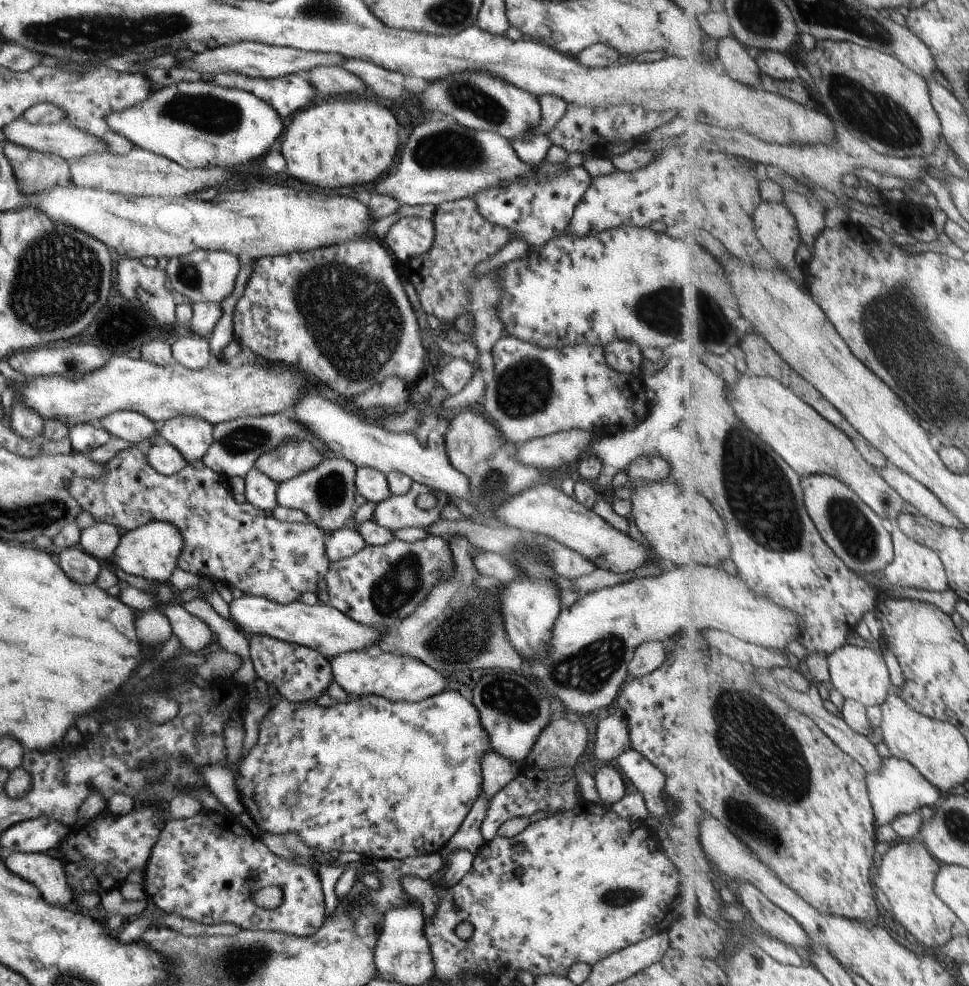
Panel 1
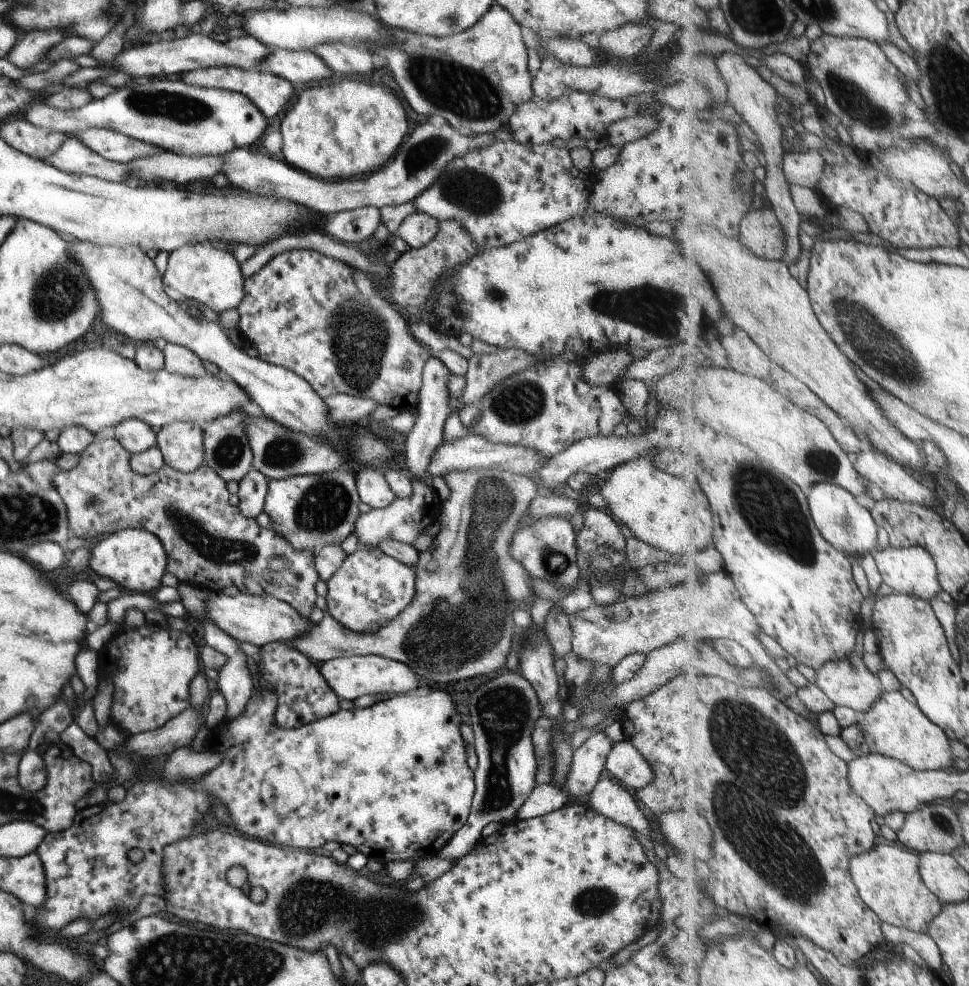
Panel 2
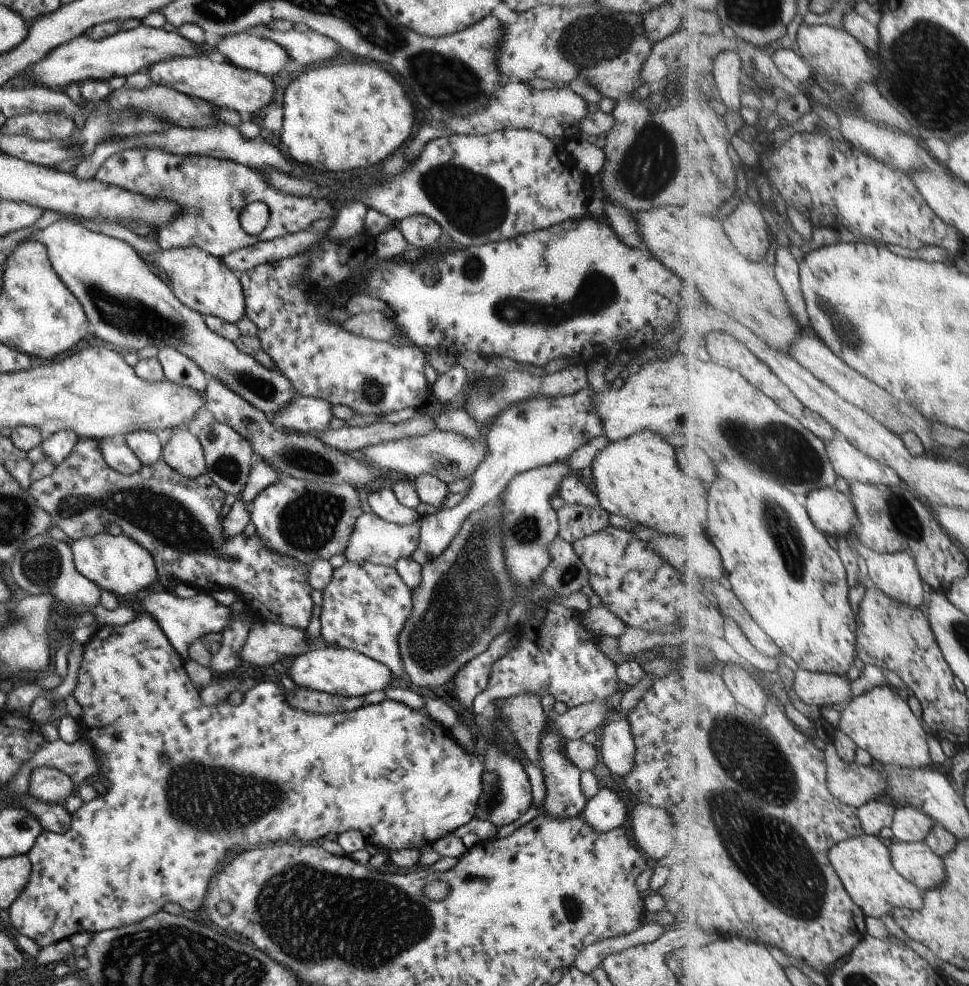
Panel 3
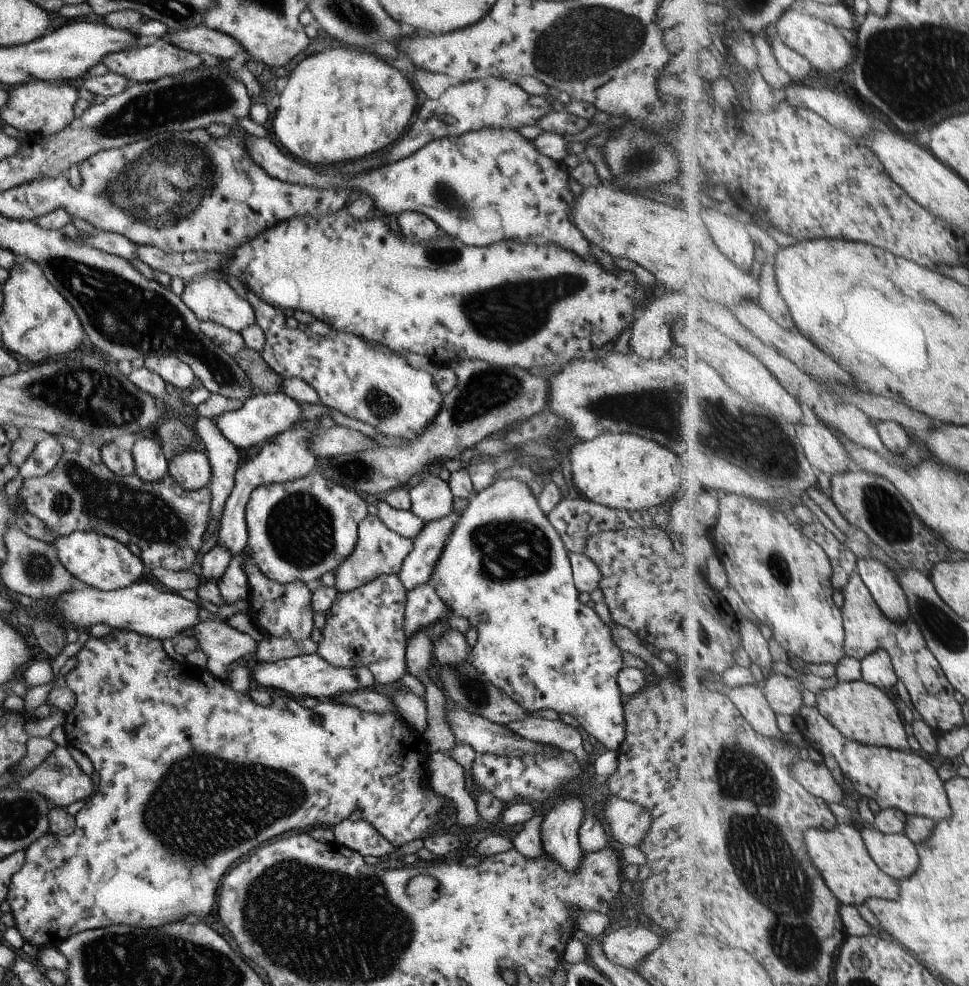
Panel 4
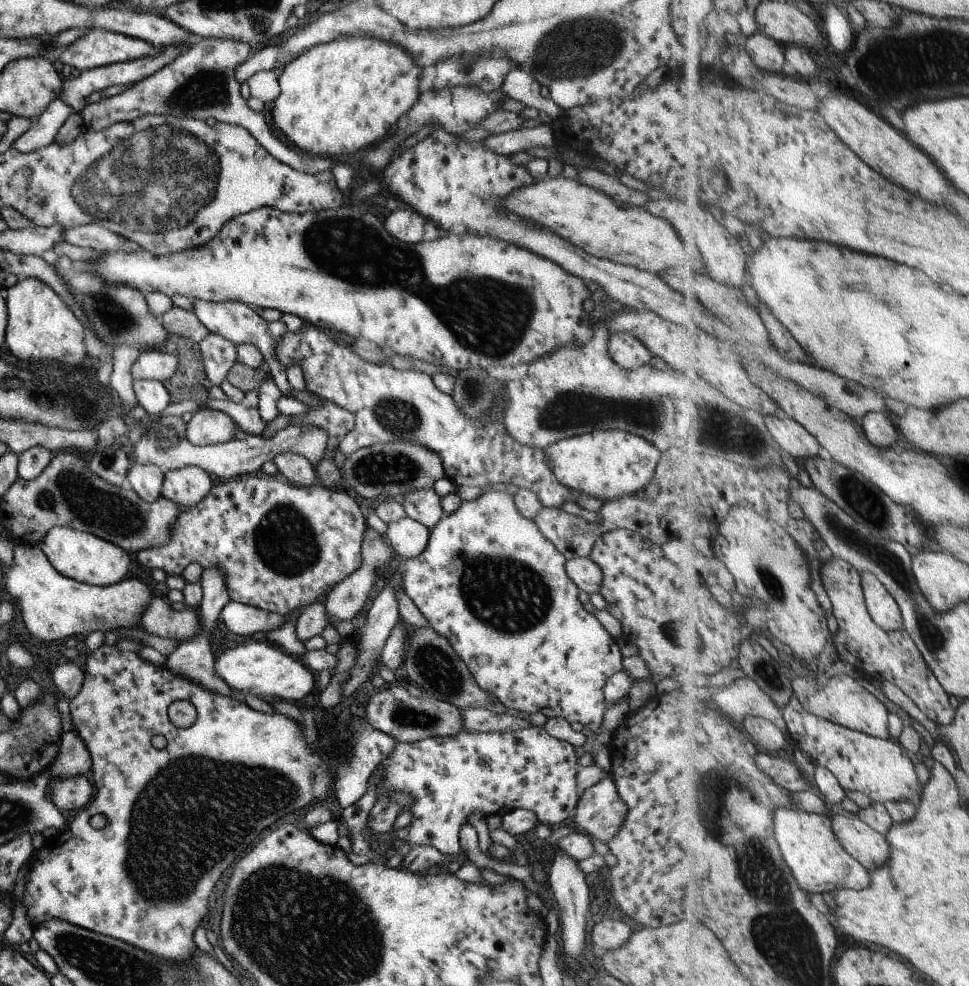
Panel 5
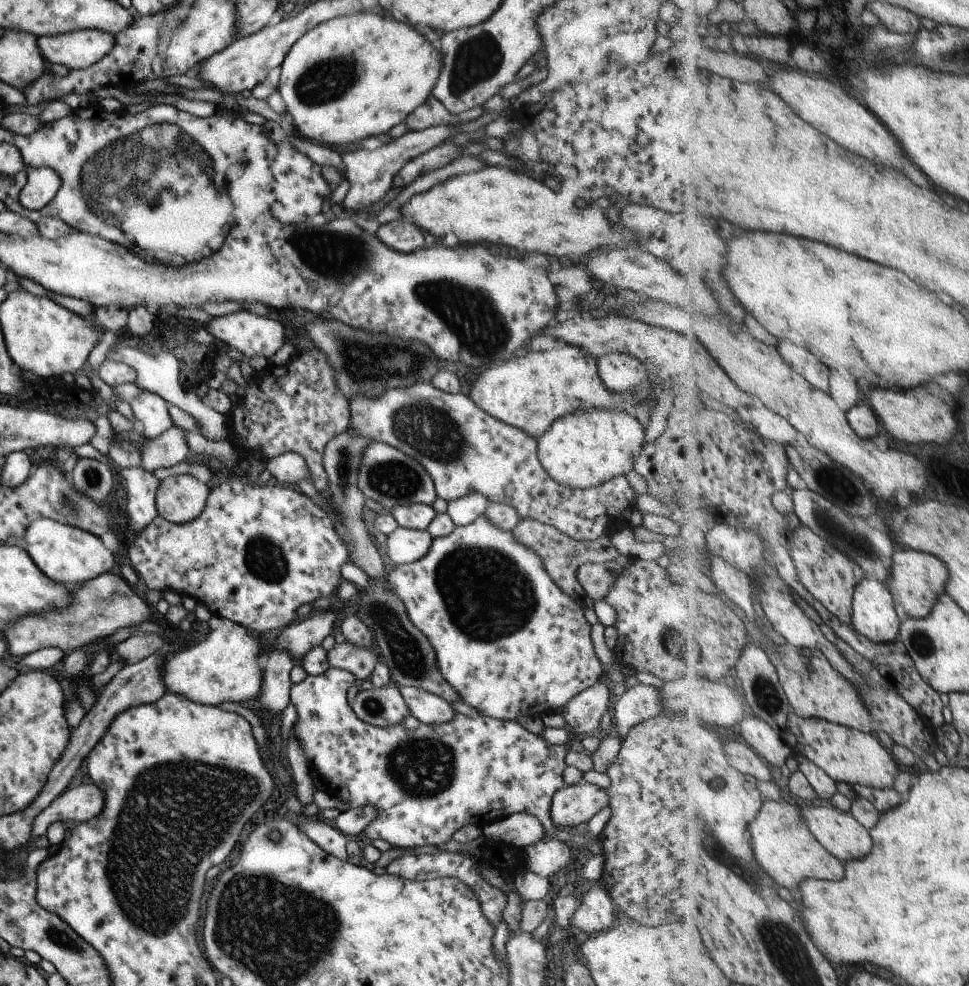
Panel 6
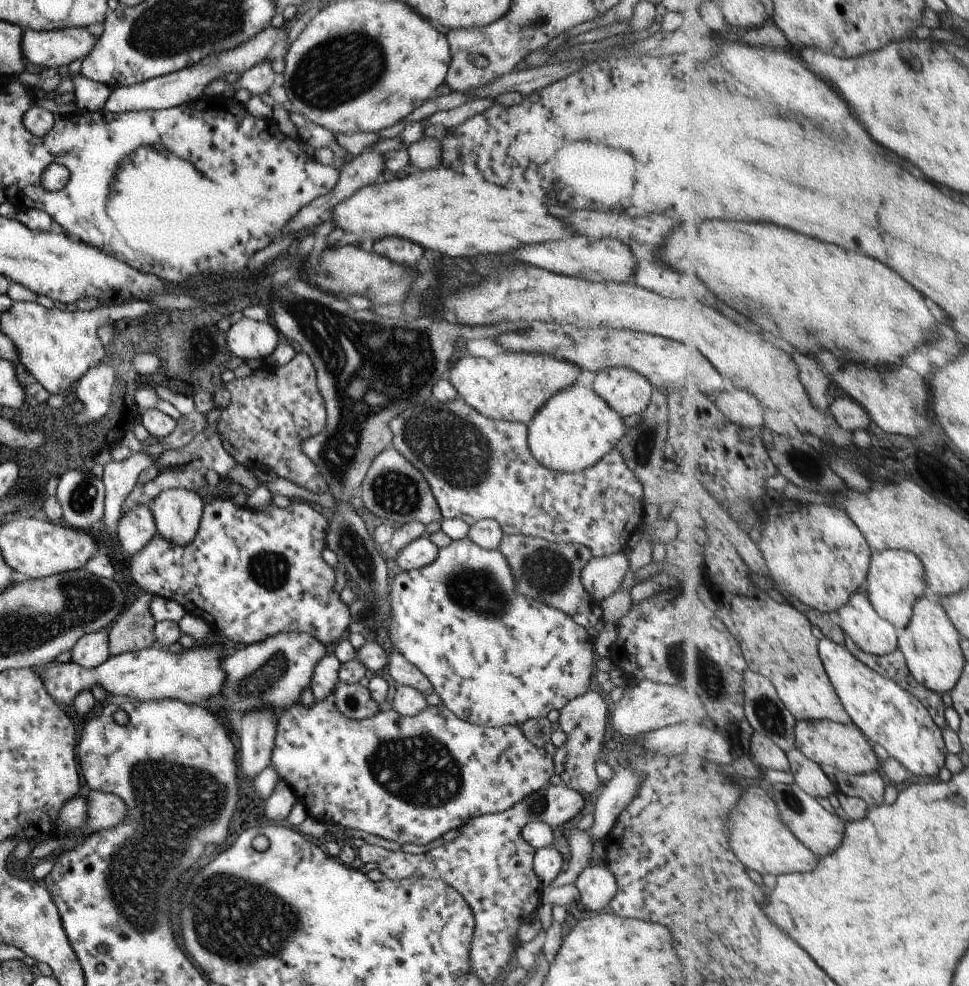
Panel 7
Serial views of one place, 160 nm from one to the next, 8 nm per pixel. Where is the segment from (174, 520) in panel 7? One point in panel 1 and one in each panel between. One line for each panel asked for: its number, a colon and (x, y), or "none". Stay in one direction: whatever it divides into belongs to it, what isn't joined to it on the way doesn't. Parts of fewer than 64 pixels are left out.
1: (191, 436)
2: (181, 442)
3: (182, 452)
4: (190, 469)
5: (186, 486)
6: (179, 499)

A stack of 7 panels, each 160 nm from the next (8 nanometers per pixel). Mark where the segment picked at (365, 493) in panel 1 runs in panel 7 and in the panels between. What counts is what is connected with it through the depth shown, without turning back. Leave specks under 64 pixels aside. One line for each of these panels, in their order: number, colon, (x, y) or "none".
2: (372, 489)
3: (383, 504)
4: (404, 522)
5: (407, 538)
6: (402, 545)
7: (421, 552)

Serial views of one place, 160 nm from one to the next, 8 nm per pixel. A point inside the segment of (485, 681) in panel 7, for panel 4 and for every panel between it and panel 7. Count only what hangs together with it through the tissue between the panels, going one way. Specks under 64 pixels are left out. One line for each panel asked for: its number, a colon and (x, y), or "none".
4: (543, 648)
5: (488, 580)
6: (511, 643)

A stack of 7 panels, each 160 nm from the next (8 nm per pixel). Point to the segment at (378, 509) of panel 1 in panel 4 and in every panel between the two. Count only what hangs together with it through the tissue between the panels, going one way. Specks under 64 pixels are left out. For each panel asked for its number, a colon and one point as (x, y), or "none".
2: (403, 519)
3: (372, 540)
4: (377, 550)

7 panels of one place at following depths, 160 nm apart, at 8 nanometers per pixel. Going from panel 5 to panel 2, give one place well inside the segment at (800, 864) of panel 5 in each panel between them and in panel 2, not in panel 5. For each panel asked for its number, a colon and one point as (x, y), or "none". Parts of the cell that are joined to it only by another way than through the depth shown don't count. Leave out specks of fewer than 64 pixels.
2: (888, 876)
3: (864, 864)
4: (843, 858)

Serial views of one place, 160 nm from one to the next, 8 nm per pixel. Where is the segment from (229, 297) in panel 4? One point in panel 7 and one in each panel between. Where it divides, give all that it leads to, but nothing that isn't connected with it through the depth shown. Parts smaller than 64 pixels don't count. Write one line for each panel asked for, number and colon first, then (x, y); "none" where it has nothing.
5: (233, 320)
6: (252, 335)
7: (246, 339)

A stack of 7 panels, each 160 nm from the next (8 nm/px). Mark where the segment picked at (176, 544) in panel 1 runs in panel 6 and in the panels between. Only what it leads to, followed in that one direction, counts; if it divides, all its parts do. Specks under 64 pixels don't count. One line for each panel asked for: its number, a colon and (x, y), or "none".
2: (134, 559)
3: (116, 564)
4: (98, 561)
5: (81, 556)
6: (68, 556)

